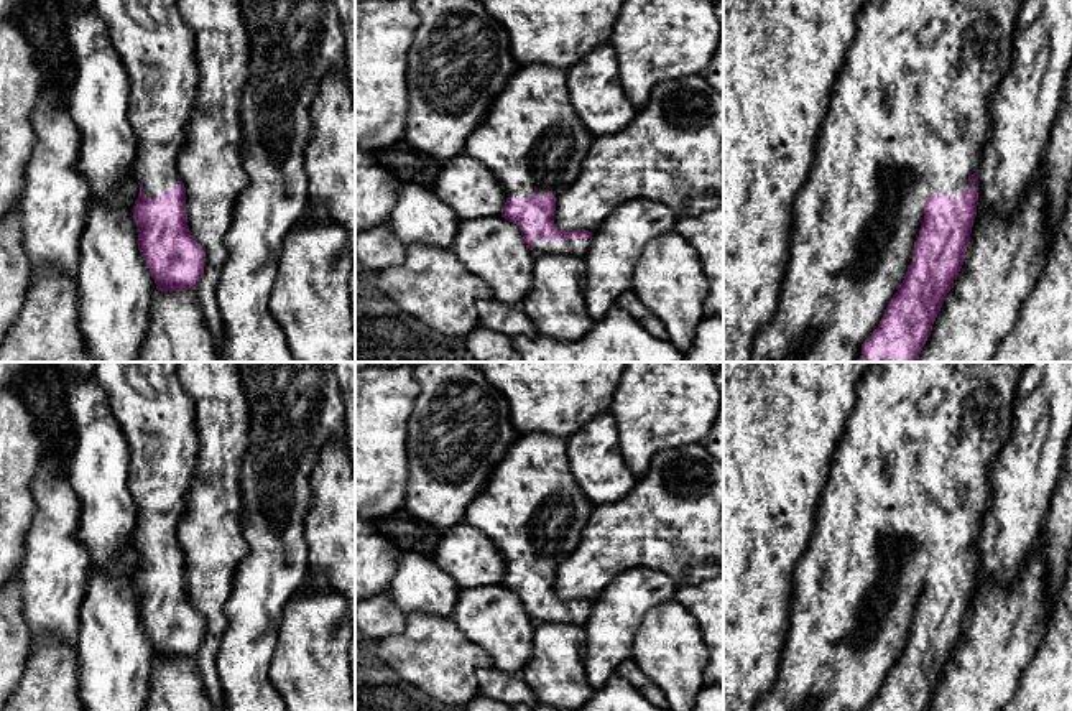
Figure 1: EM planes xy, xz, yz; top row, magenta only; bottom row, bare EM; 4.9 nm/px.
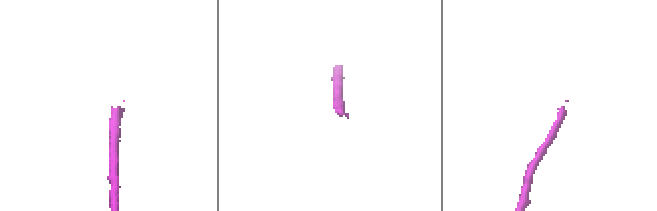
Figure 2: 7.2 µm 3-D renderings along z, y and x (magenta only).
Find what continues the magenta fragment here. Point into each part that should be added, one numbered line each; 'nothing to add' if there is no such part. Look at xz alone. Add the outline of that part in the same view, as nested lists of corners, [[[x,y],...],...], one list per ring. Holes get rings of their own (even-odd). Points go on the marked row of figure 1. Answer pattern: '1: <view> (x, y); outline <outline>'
1: xz (561, 247); outline [[[590,239],[582,240],[533,240],[534,253],[557,253],[557,255],[577,255],[584,257],[590,245]]]

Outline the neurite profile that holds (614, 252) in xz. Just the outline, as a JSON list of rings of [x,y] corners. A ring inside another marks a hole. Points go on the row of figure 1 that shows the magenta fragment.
[[[636,199],[620,206],[598,230],[592,234],[590,245],[584,255],[585,285],[584,298],[594,321],[602,321],[617,300],[631,290],[633,272],[648,244],[676,229],[677,214],[658,202]]]

